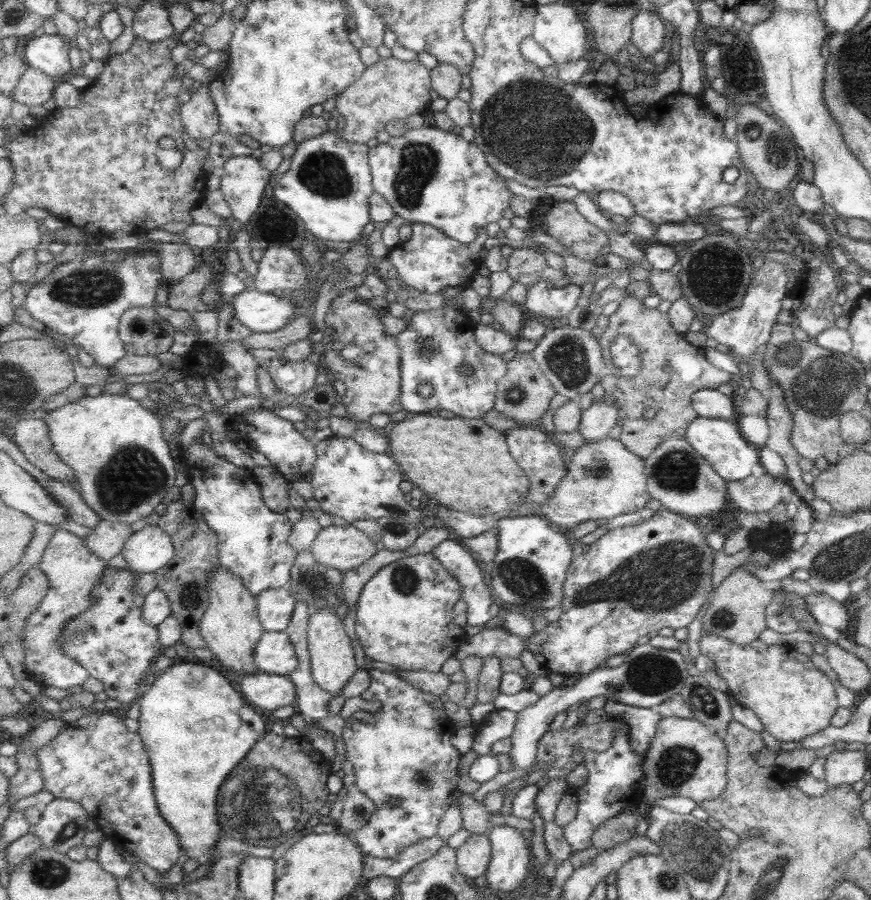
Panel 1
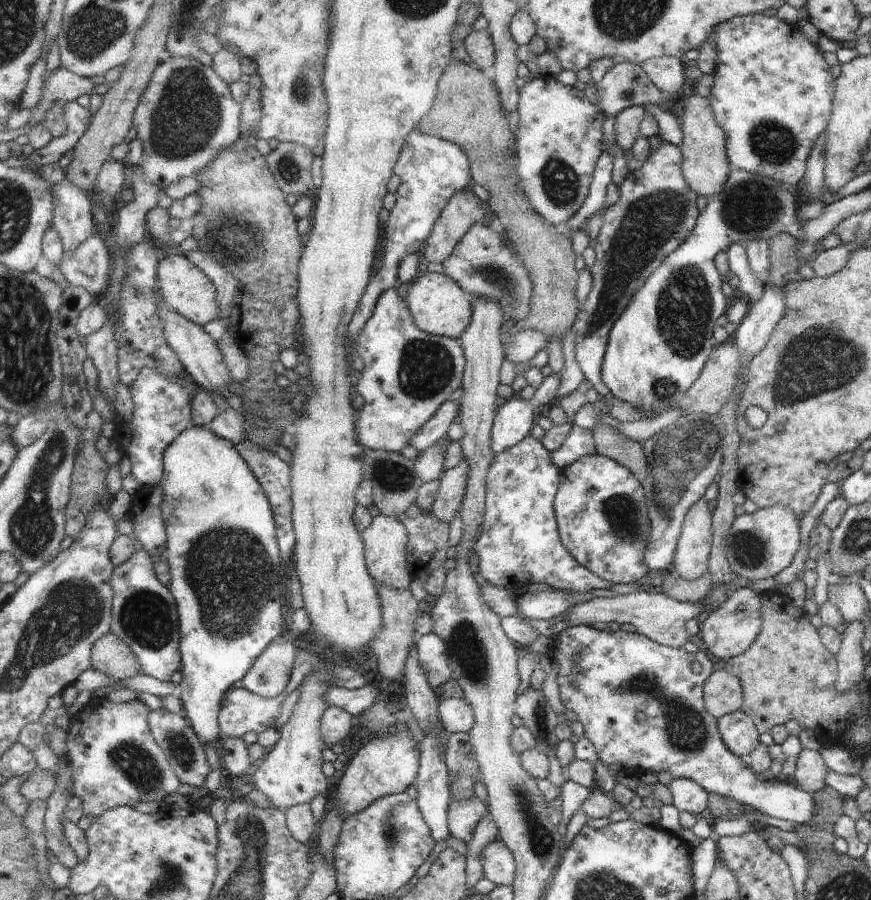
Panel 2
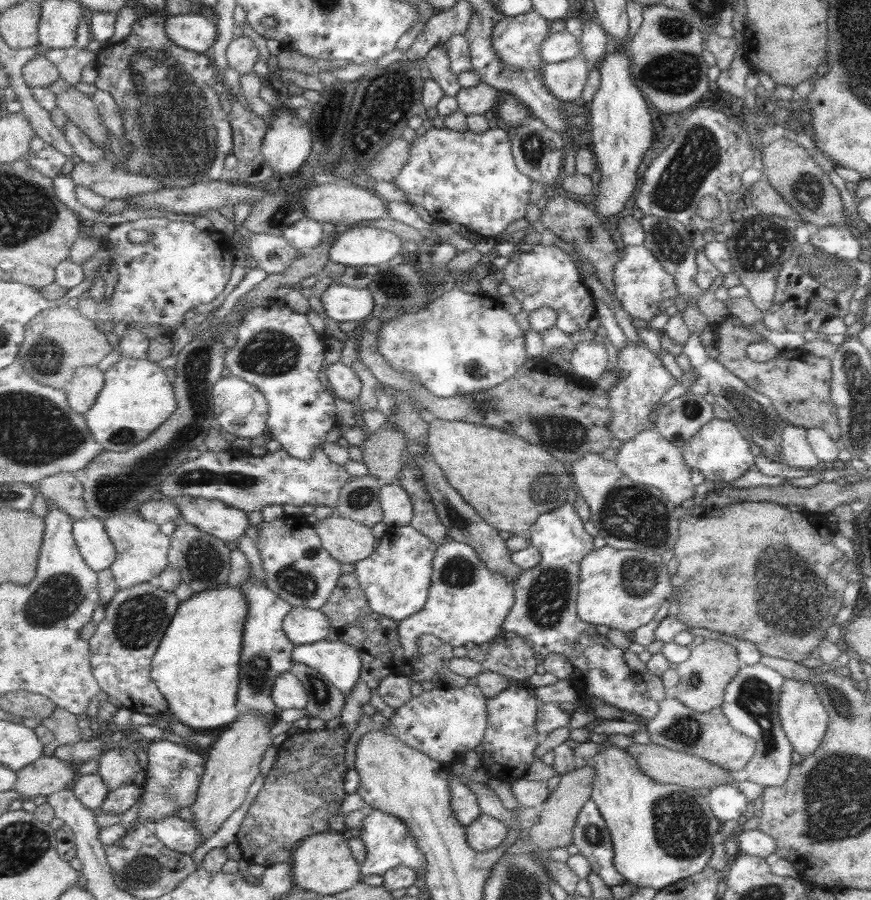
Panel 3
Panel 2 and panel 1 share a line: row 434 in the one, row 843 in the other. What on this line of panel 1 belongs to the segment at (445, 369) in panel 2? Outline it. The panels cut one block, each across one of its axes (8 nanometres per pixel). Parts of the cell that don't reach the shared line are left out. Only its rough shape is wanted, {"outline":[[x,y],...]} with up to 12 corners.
{"outline":[[377,668],[342,740],[378,806],[351,832],[395,859],[458,802],[436,694]]}

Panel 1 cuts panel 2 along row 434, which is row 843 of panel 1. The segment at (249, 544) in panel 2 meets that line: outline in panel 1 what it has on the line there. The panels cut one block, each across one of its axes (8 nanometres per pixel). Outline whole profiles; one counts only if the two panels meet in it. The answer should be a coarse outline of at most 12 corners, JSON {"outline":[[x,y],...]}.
{"outline":[[175,660],[140,698],[155,796],[200,863],[219,788],[266,733],[214,667]]}

